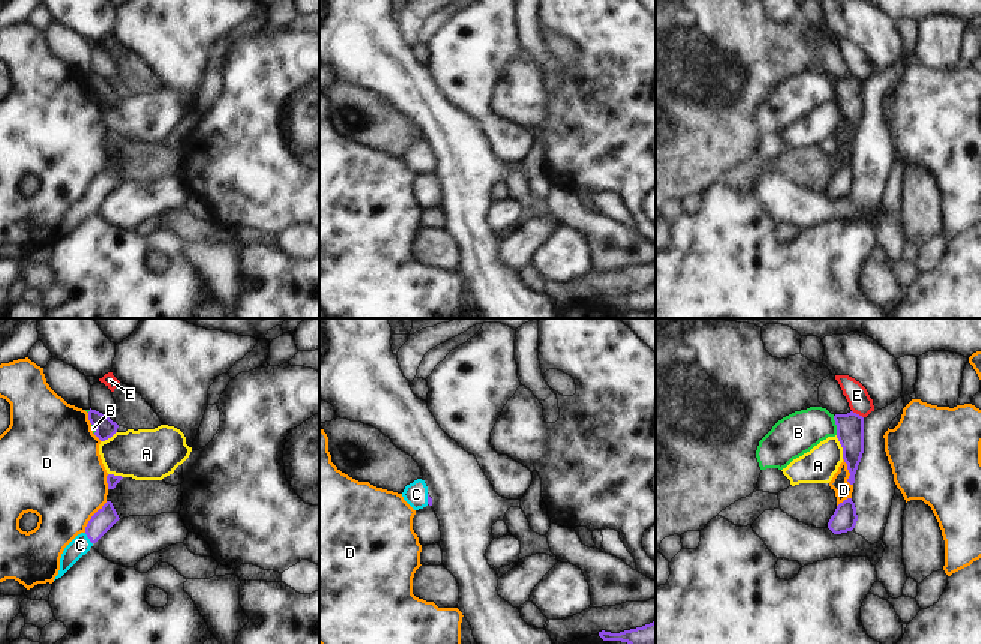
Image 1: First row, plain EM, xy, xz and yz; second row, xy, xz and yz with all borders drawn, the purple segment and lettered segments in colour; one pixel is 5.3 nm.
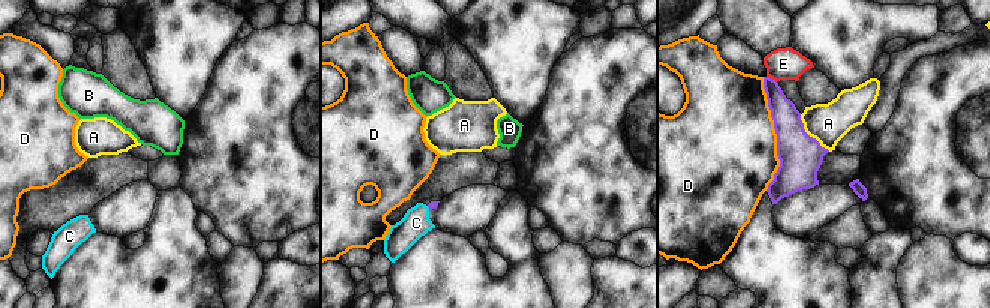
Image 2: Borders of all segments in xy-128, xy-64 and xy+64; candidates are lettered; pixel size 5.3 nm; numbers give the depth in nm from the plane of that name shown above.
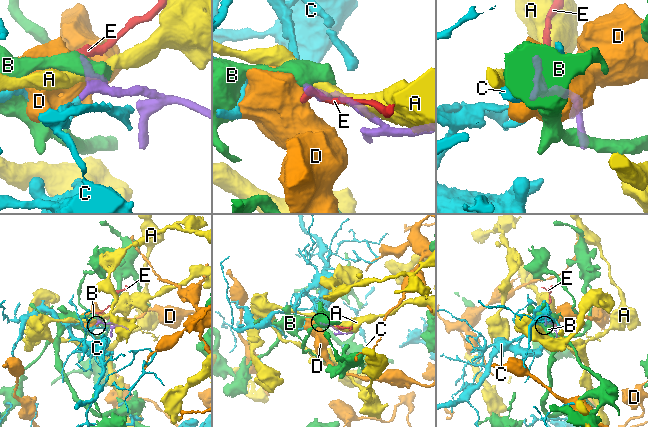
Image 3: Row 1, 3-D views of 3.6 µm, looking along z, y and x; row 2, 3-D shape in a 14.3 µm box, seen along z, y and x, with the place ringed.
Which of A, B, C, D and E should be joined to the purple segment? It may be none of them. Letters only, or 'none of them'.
C

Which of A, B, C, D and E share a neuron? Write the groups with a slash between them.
A / B / C / D / E

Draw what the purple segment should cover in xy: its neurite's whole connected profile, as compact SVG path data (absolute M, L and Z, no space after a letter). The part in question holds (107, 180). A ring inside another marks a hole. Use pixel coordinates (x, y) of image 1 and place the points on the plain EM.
M106 165L88 185L86 195L78 198L63 215L60 234L56 243L62 242L90 212L118 185L111 165Z

